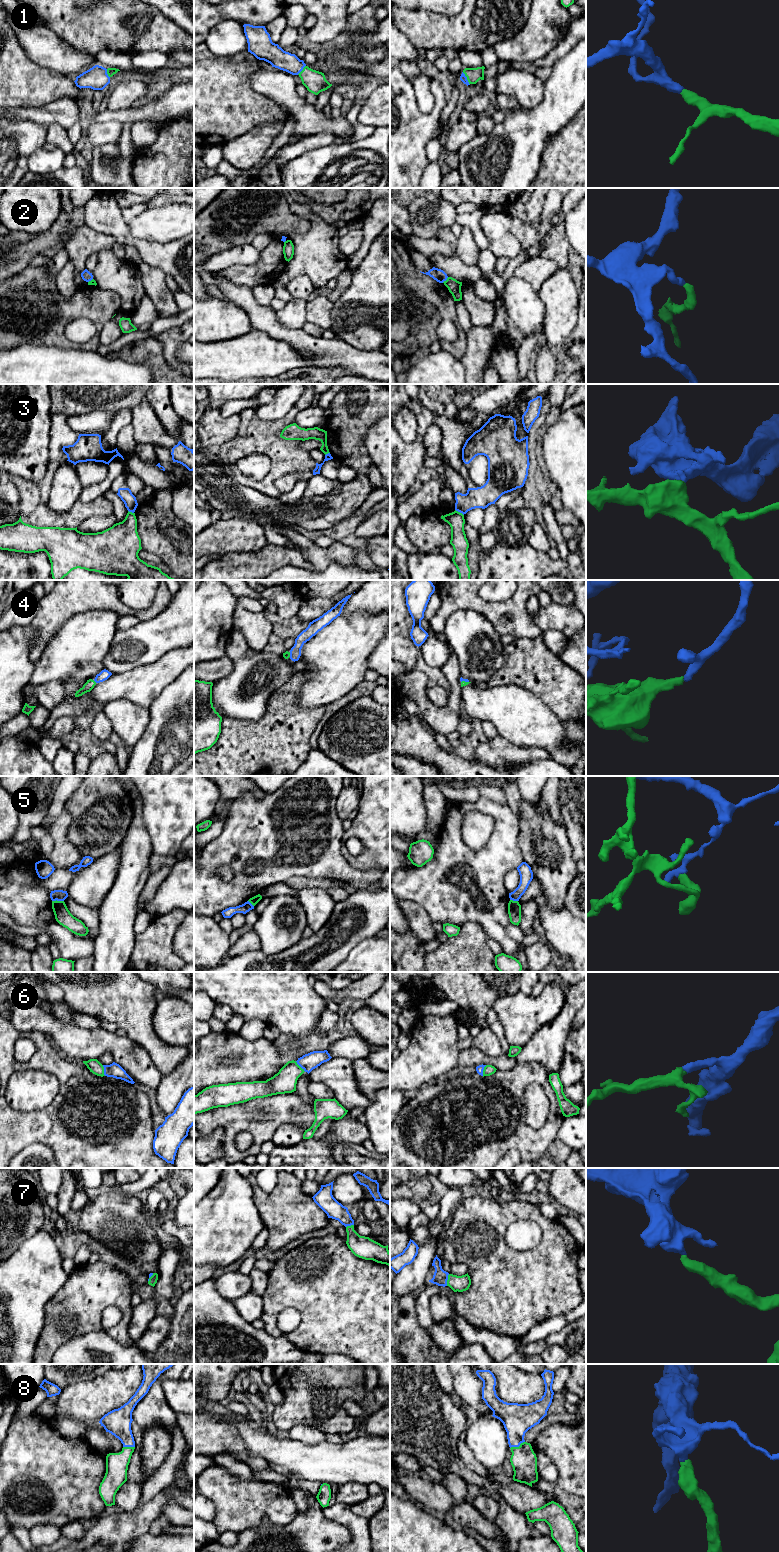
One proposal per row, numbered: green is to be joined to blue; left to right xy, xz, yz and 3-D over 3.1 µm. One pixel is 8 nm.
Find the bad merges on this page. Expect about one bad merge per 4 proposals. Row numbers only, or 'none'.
2, 3, 5

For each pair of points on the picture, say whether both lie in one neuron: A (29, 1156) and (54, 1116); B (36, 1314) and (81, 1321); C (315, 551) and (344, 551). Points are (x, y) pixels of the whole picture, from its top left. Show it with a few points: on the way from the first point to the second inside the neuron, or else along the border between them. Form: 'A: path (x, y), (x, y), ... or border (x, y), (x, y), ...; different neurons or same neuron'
A: border (16, 1154), (30, 1144), (43, 1143), (55, 1157); different neurons
B: border (54, 1294), (45, 1305), (44, 1325), (38, 1338); different neurons
C: path (322, 552), (337, 552); same neuron

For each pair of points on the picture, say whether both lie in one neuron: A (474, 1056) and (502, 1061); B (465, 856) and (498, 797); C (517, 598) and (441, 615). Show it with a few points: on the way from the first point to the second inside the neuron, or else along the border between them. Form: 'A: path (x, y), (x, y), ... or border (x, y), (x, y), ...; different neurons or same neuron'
A: path (481, 1058), (487, 1061), (495, 1061); same neuron
B: border (482, 794), (498, 803), (506, 803); different neurons
C: path (498, 607), (483, 607), (476, 603), (460, 603); same neuron

